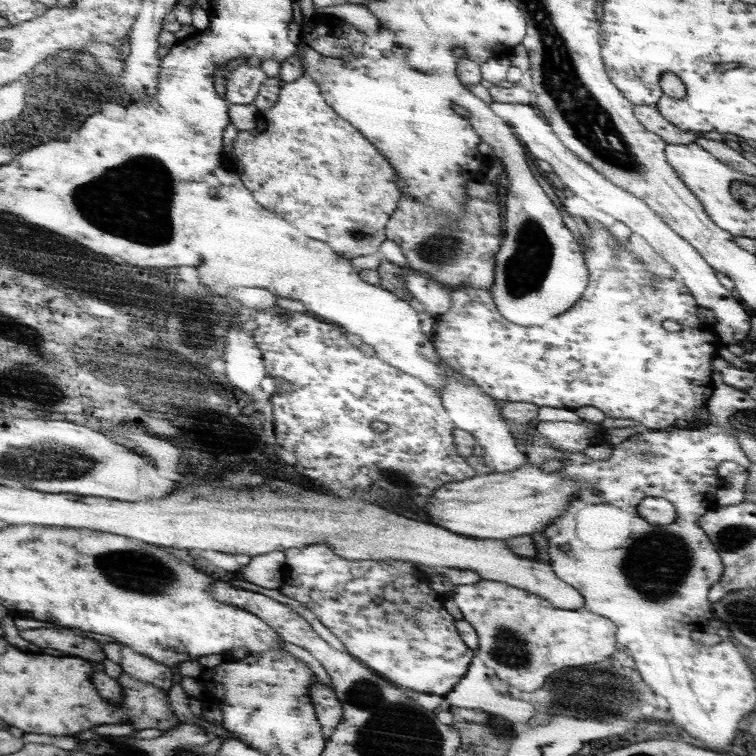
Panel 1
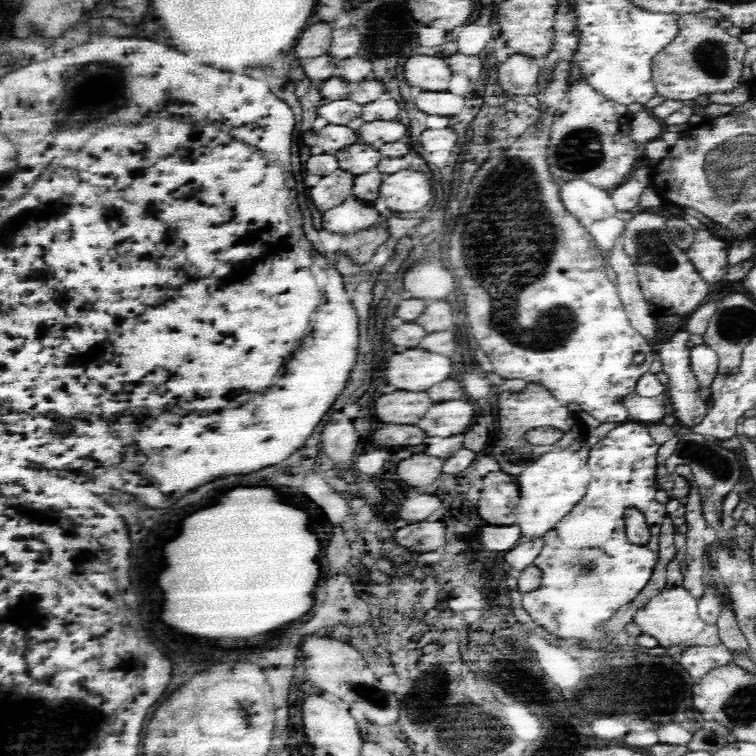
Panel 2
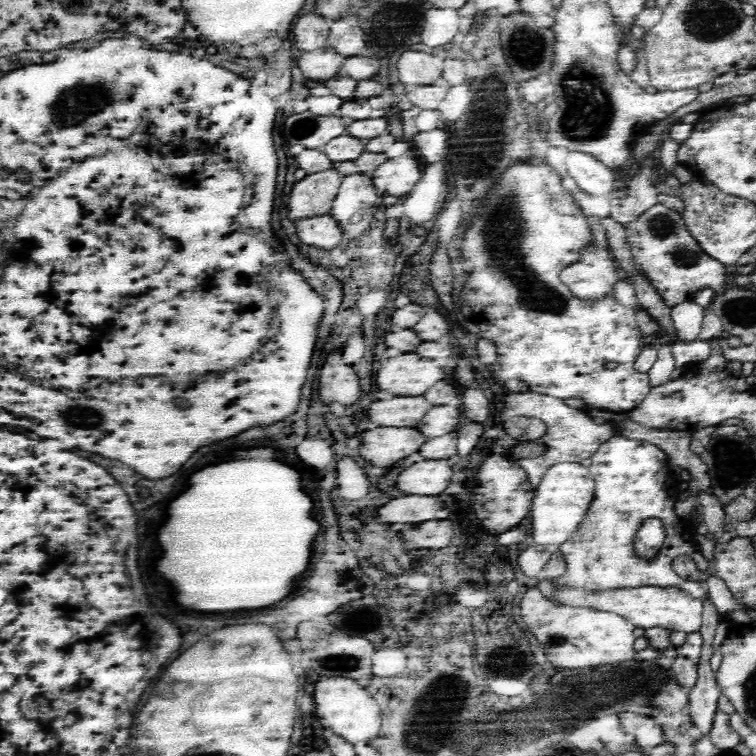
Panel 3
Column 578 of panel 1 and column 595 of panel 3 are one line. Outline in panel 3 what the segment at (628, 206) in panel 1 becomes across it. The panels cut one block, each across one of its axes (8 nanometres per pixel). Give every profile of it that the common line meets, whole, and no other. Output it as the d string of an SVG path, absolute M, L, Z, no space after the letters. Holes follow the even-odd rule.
M568 152L564 162L568 174L576 180L578 188L588 196L606 196L612 194L614 188L614 172L586 152Z

